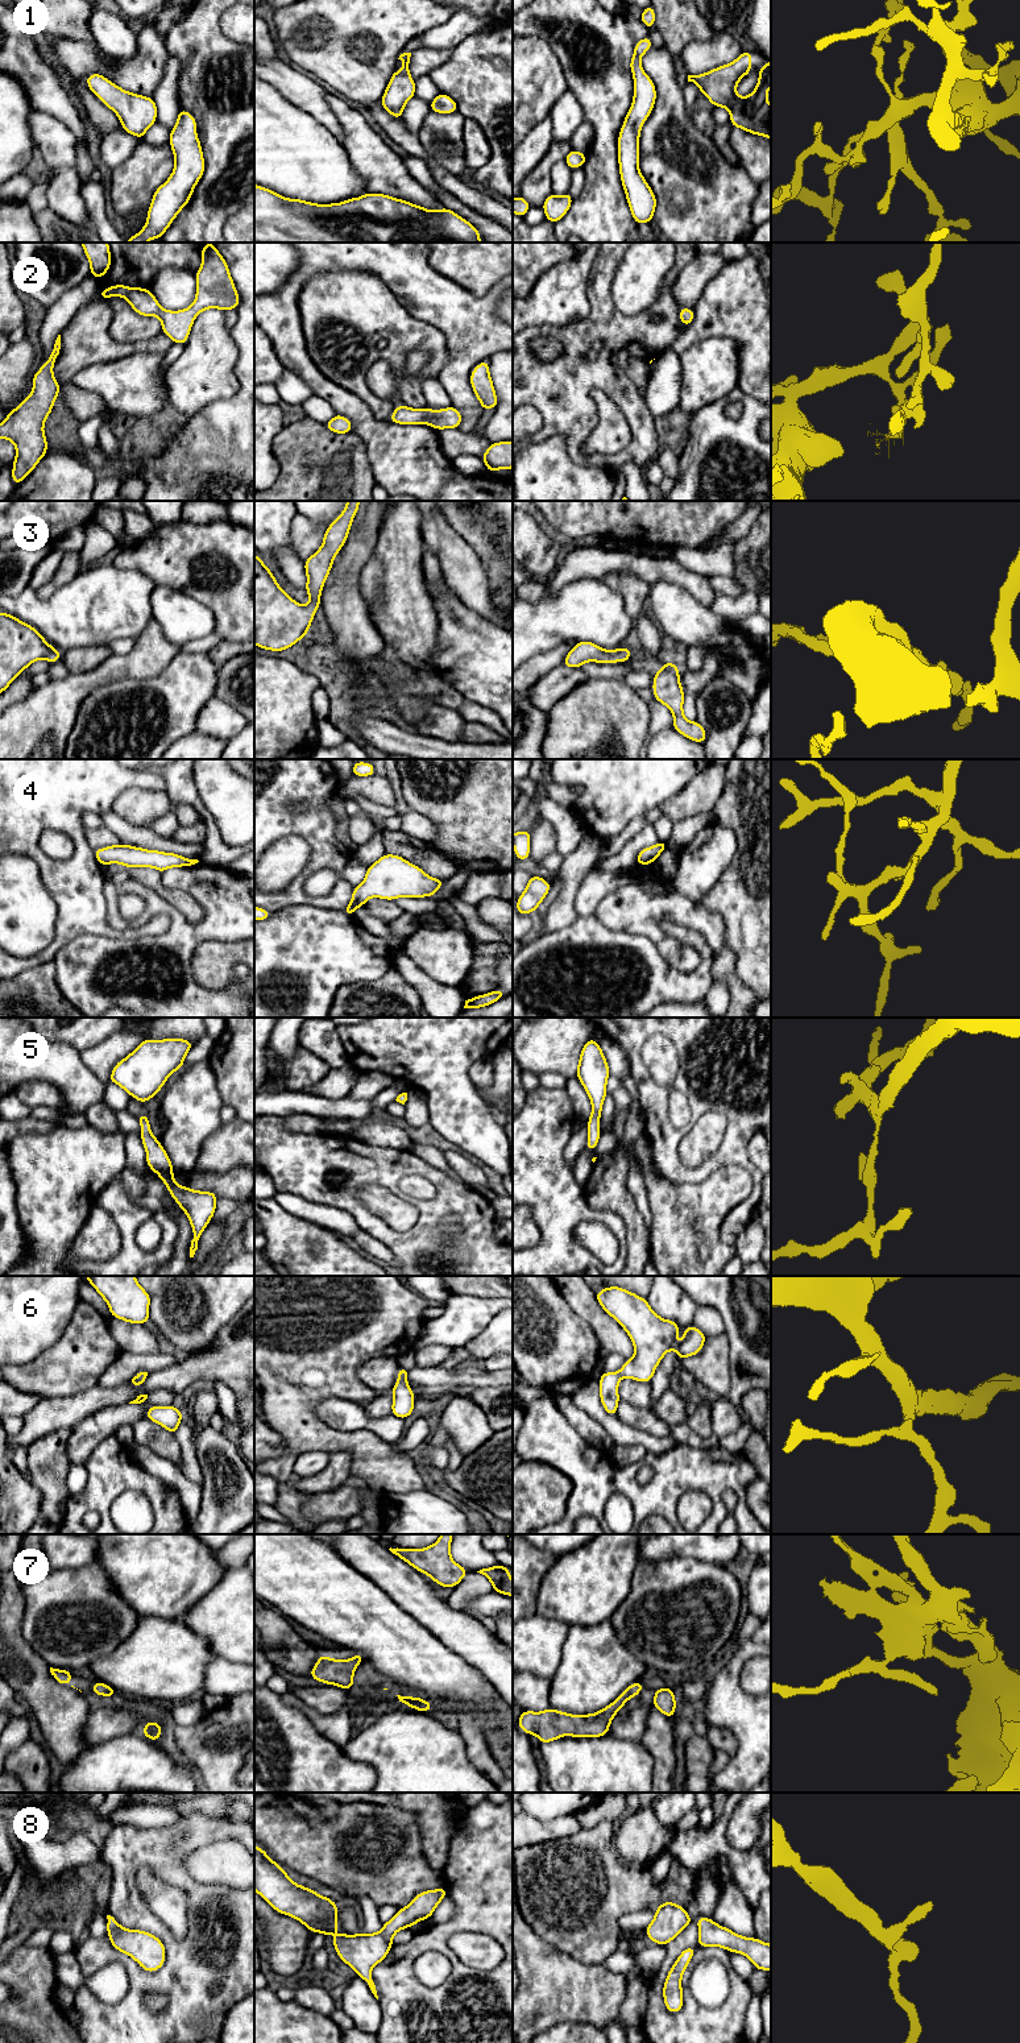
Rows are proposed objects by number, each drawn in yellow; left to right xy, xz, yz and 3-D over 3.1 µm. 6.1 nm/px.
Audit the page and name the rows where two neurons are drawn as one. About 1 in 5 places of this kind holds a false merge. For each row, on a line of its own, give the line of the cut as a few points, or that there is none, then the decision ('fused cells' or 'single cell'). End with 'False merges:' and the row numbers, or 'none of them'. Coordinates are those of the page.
1: no cut | single cell
2: no cut | single cell
3: no cut | single cell
4: no cut | single cell
5: no cut | single cell
6: no cut | single cell
7: no cut | single cell
8: no cut | single cell
False merges: none of them

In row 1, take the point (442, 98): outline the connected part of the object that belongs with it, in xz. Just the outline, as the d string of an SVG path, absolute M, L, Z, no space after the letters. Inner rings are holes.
M439 94L431 103L430 103L431 111L436 113L455 113L457 112L457 104L456 101L447 96L445 94Z

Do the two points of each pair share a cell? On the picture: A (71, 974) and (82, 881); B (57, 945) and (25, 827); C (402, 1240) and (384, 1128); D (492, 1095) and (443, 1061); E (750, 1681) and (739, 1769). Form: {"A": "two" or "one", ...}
{"A": "two", "B": "one", "C": "two", "D": "two", "E": "two"}

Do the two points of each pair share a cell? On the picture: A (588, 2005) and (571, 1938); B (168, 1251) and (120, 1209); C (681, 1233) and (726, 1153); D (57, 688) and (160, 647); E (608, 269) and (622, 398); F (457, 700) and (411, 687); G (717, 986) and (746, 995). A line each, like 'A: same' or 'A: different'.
A: different
B: same
C: different
D: same
E: same
F: same
G: different

